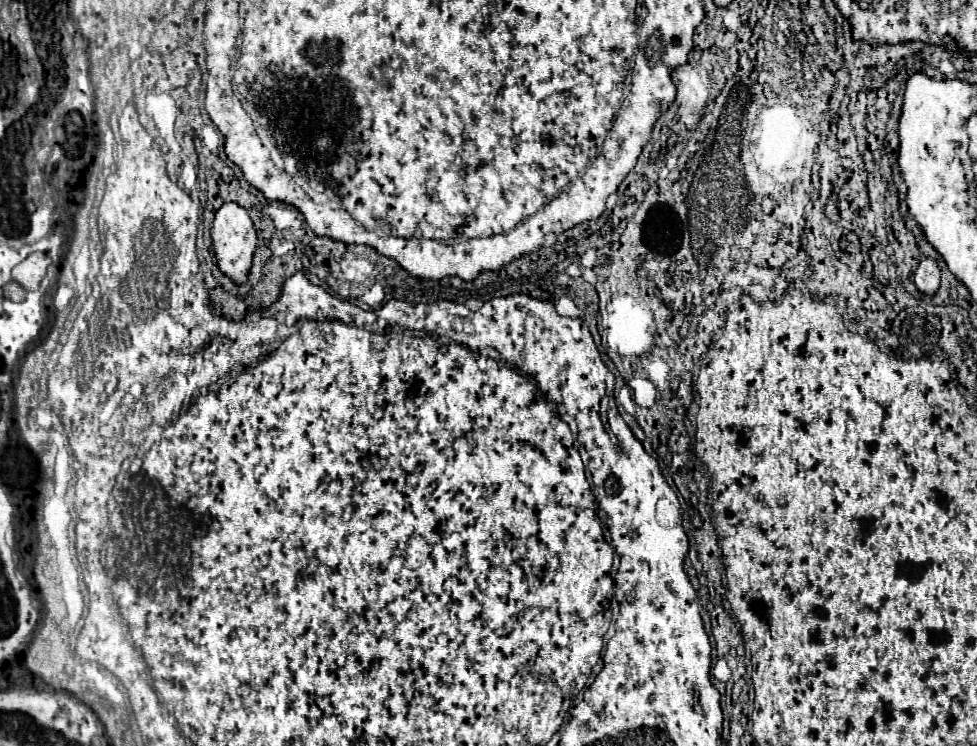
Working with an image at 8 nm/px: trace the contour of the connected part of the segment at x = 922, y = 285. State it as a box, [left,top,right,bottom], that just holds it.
[914,259,940,295]

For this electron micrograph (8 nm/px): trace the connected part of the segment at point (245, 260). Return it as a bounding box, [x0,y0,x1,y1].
[212,203,258,285]

